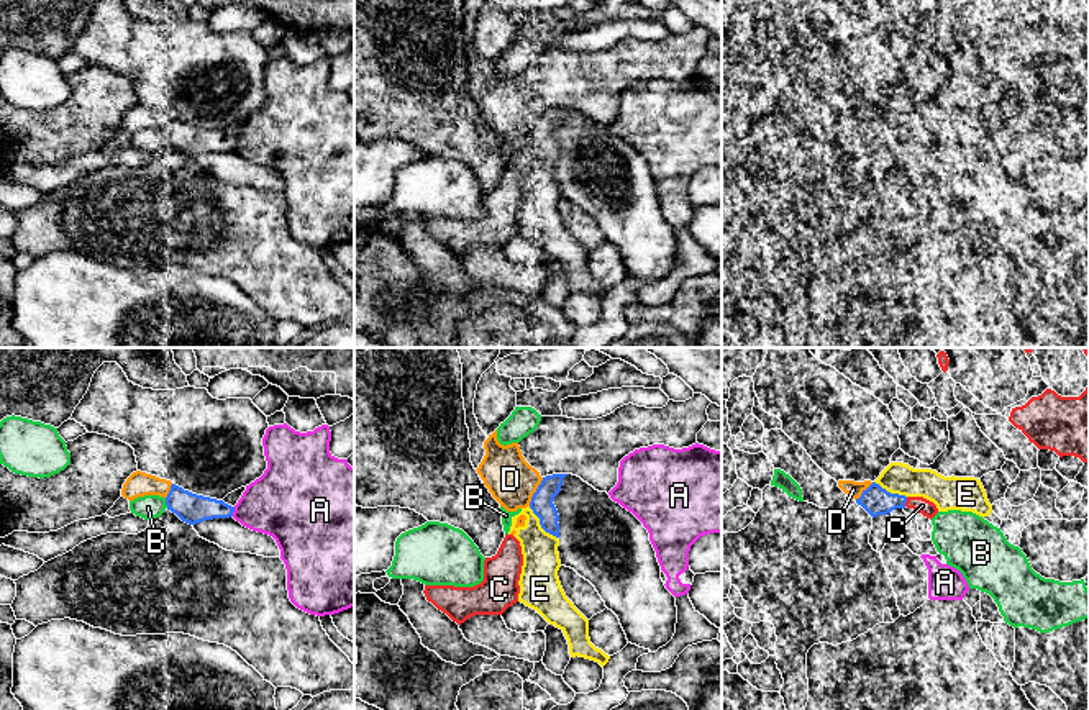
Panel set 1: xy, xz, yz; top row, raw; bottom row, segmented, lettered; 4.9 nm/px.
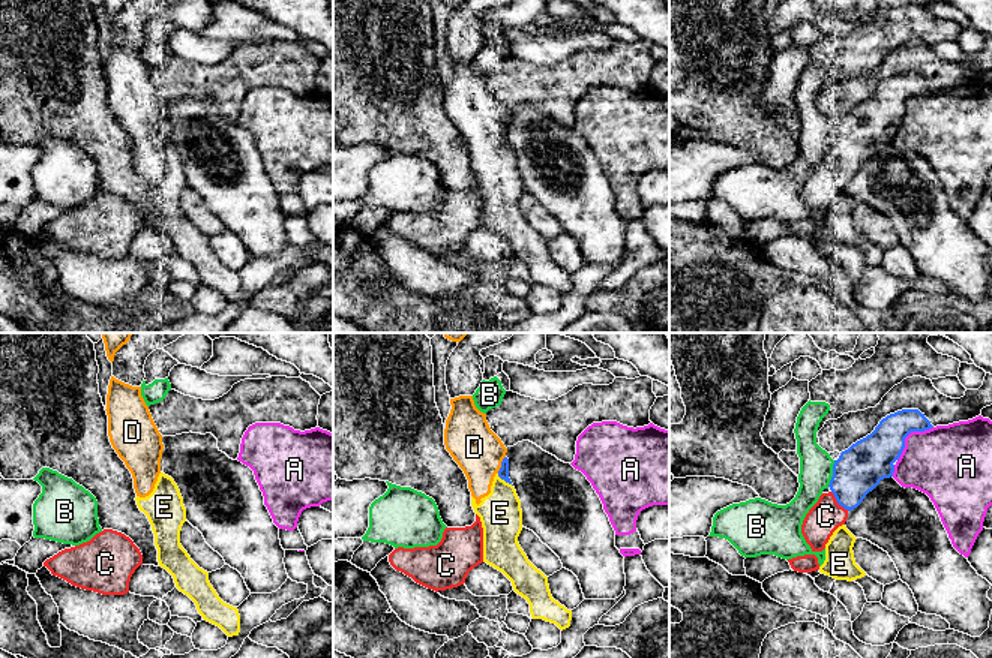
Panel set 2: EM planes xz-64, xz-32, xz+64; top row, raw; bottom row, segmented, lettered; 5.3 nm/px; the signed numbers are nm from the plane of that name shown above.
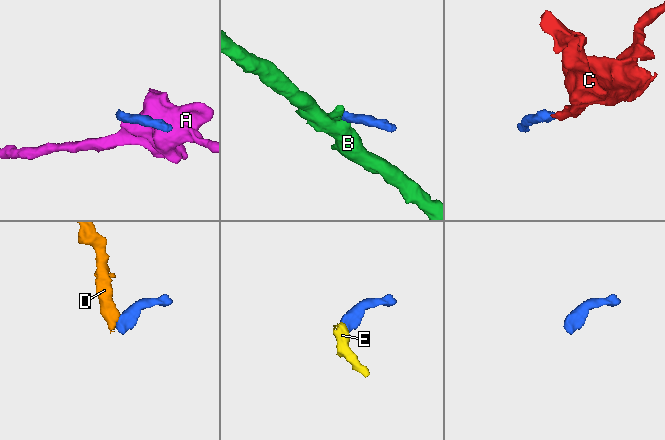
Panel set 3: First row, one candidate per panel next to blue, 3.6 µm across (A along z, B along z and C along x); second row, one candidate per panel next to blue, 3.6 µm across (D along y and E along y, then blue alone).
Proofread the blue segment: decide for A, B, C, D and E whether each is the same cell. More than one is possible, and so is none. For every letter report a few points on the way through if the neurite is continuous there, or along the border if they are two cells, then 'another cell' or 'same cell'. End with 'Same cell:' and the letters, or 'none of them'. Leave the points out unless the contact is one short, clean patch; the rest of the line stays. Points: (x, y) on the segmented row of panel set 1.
A: another cell
B: another cell
C: same cell
D: another cell
E: another cell
Same cell: C

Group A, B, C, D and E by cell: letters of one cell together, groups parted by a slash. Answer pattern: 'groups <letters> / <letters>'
groups A / B / C / D E

